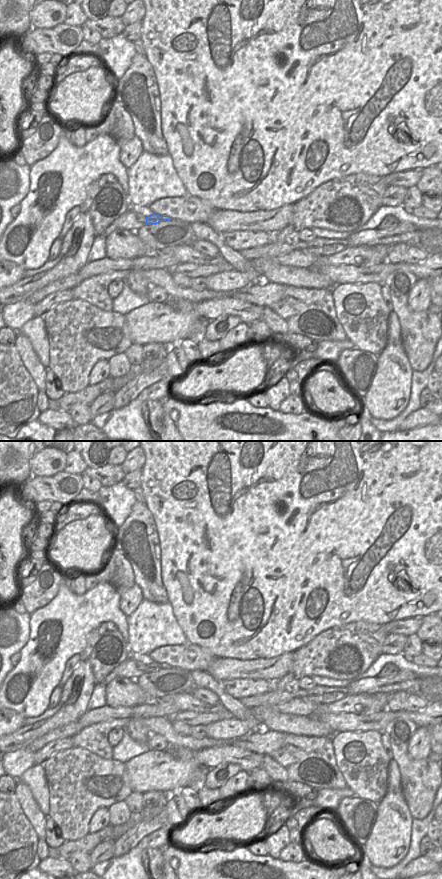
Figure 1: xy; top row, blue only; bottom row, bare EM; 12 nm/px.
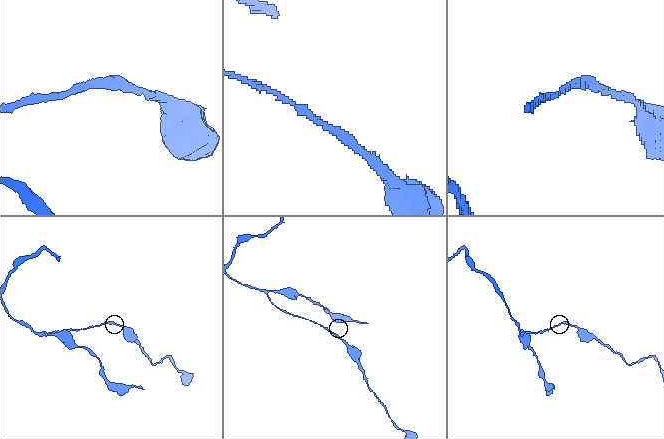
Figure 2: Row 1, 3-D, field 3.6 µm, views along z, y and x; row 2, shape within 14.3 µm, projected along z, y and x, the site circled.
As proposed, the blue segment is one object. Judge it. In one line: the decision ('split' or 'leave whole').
leave whole

